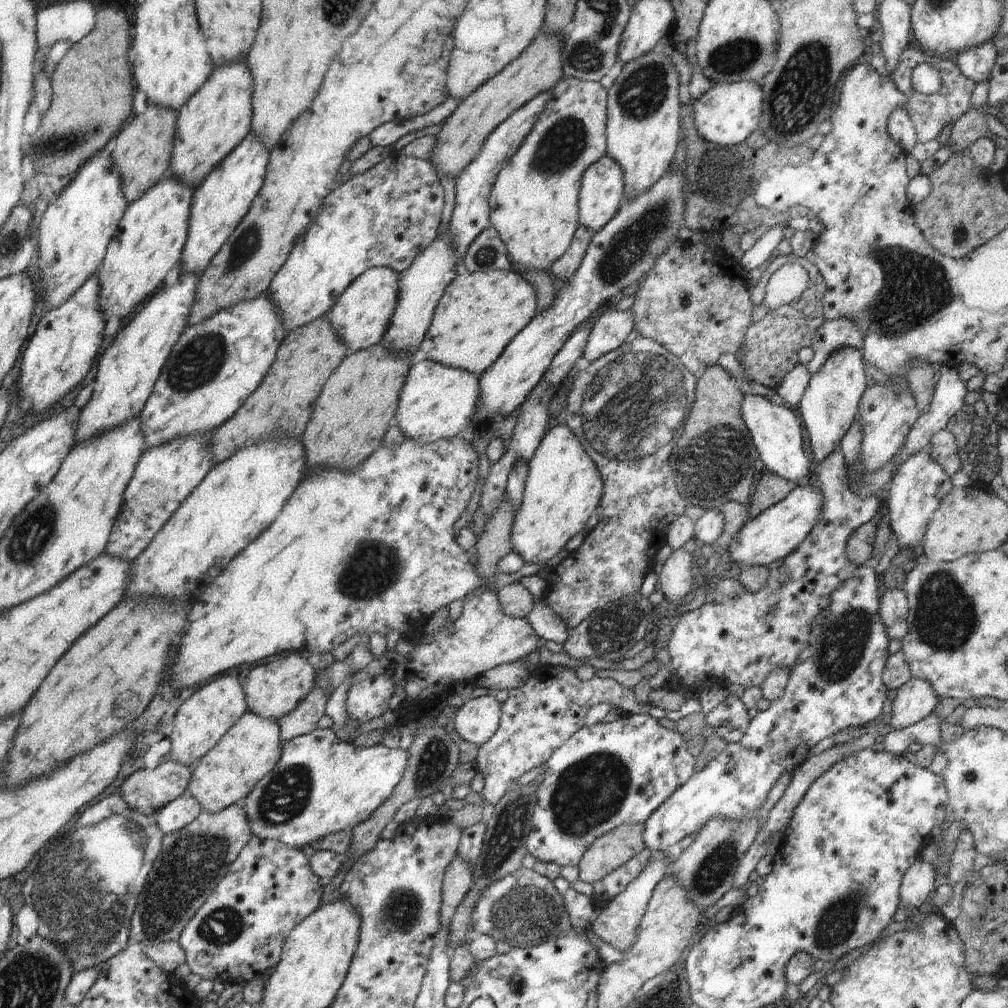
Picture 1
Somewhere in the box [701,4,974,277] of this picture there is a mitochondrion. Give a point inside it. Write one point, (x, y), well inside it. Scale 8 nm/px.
(801, 93)

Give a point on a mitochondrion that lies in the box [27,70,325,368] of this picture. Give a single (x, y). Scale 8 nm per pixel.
(59, 145)

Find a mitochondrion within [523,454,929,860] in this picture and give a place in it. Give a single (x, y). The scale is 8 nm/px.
(591, 791)

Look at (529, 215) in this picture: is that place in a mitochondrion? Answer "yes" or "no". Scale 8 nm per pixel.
no

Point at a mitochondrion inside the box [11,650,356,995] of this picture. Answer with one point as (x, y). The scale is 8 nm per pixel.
(84, 906)

